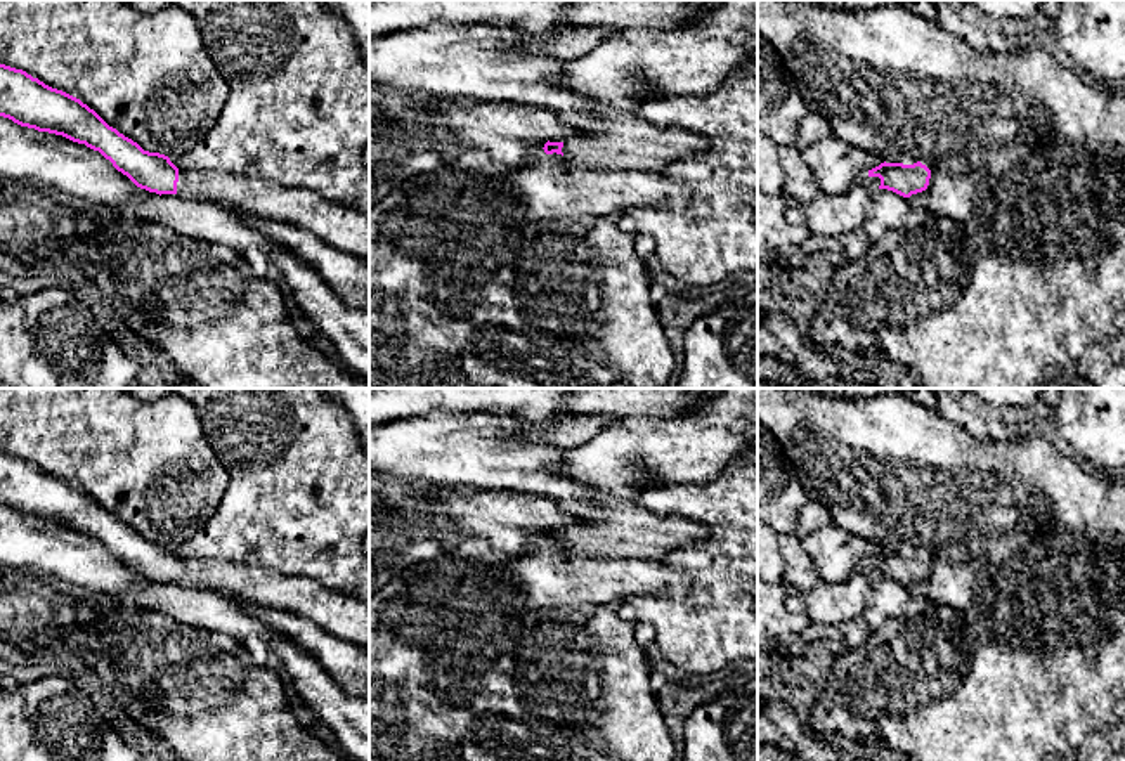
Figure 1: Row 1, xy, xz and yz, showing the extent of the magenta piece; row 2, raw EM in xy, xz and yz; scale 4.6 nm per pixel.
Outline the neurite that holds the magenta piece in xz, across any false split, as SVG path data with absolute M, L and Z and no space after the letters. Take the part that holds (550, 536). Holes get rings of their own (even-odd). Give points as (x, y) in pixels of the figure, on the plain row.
M607 498L600 510L603 518L579 518L565 530L546 530L546 543L562 543L574 553L584 553L602 558L628 558L662 562L671 551L686 546L688 543L707 537L707 529L702 524L686 520L683 517L655 515L647 511L636 499Z

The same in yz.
M920 550L914 553L903 551L881 551L868 558L867 574L872 577L888 577L903 586L922 581L927 577L931 558Z

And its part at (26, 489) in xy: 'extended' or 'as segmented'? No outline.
extended

